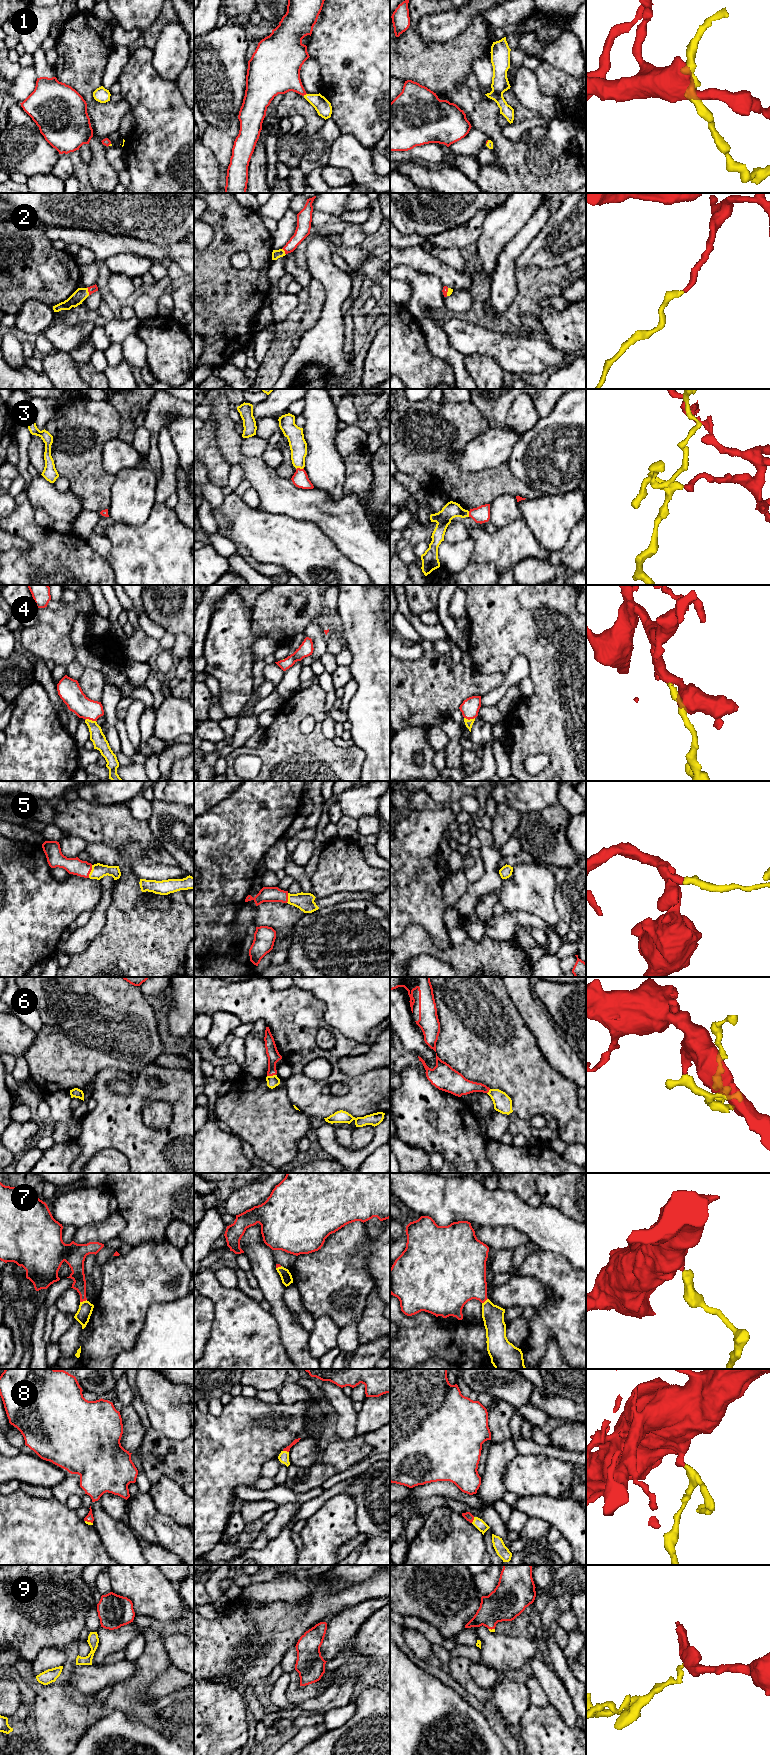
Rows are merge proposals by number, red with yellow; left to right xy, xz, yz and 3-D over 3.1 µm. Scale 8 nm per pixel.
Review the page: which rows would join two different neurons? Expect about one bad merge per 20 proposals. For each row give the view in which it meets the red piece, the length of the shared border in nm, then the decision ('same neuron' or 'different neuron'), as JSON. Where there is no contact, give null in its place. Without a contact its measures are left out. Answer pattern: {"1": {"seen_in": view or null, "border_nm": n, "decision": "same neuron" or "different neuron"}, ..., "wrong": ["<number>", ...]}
{"1": {"seen_in": "xz", "border_nm": 40, "decision": "same neuron"}, "2": {"seen_in": "xy", "border_nm": 70, "decision": "same neuron"}, "3": {"seen_in": "xz", "border_nm": 70, "decision": "same neuron"}, "4": {"seen_in": "xy", "border_nm": 90, "decision": "same neuron"}, "5": {"seen_in": "xy", "border_nm": 110, "decision": "same neuron"}, "6": {"seen_in": "xz", "border_nm": 70, "decision": "same neuron"}, "7": {"seen_in": "xy", "border_nm": 60, "decision": "same neuron"}, "8": {"seen_in": "xz", "border_nm": 50, "decision": "same neuron"}, "9": {"seen_in": "yz", "border_nm": 50, "decision": "same neuron"}, "wrong": []}

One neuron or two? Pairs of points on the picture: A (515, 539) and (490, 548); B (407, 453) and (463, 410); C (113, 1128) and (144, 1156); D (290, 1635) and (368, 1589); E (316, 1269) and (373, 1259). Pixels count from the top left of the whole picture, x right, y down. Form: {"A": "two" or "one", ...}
{"A": "one", "B": "one", "C": "one", "D": "one", "E": "two"}

